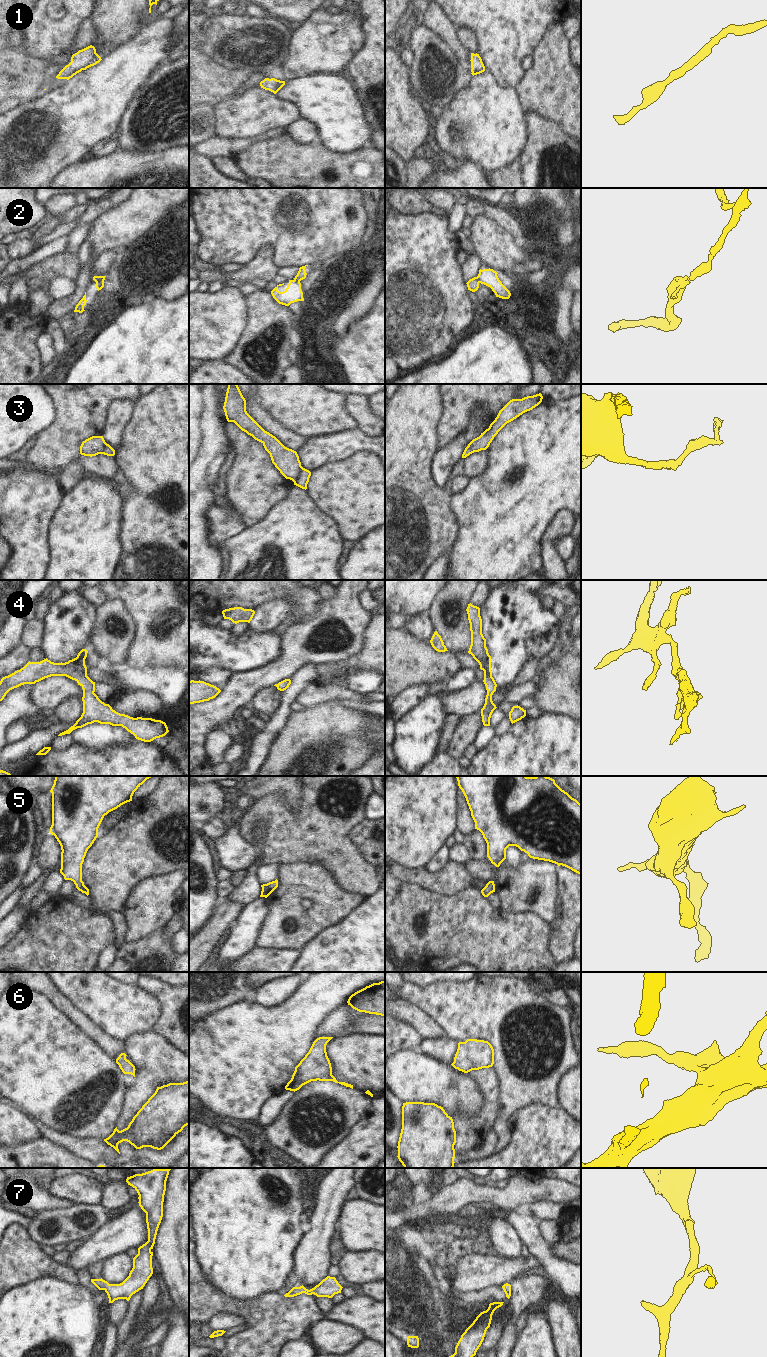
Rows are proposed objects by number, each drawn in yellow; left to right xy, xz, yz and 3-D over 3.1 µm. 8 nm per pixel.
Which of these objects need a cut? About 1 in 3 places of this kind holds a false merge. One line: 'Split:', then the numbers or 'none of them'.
Split: 2, 3

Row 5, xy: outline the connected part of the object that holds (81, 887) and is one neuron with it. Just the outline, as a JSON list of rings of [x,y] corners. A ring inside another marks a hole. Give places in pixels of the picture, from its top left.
[[[55,776],[54,784],[50,790],[52,793],[52,825],[50,832],[55,836],[61,846],[60,873],[65,880],[71,880],[76,888],[89,895],[89,889],[82,881],[82,864],[88,849],[98,837],[98,828],[109,812],[121,805],[132,801],[134,792],[152,776]]]

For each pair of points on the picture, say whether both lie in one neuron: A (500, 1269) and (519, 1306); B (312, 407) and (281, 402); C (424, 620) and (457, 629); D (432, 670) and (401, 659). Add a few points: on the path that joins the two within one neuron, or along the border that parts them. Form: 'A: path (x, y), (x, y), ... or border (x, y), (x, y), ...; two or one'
A: border (518, 1276), (510, 1284); two
B: path (304, 405), (300, 402), (289, 402); one
C: border (427, 614), (436, 630); two
D: path (424, 664), (409, 660); one

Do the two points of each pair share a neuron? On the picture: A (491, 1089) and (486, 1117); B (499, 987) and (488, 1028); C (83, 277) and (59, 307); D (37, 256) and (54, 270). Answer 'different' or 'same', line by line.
A: same
B: same
C: same
D: different

